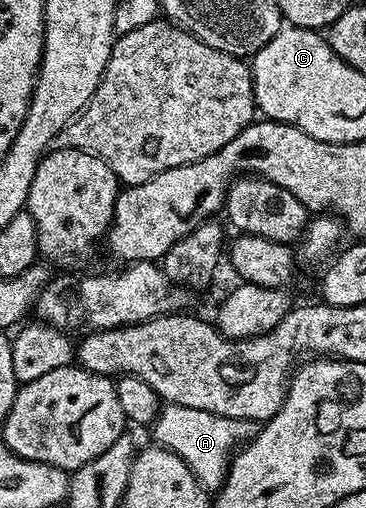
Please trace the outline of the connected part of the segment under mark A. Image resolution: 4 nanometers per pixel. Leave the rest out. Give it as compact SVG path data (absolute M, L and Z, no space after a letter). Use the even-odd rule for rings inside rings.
M164 404L153 424L154 440L163 448L173 451L193 471L193 475L208 491L218 490L227 478L233 454L257 432L254 421L229 419L213 415L209 411L197 411L197 407L181 407Z

